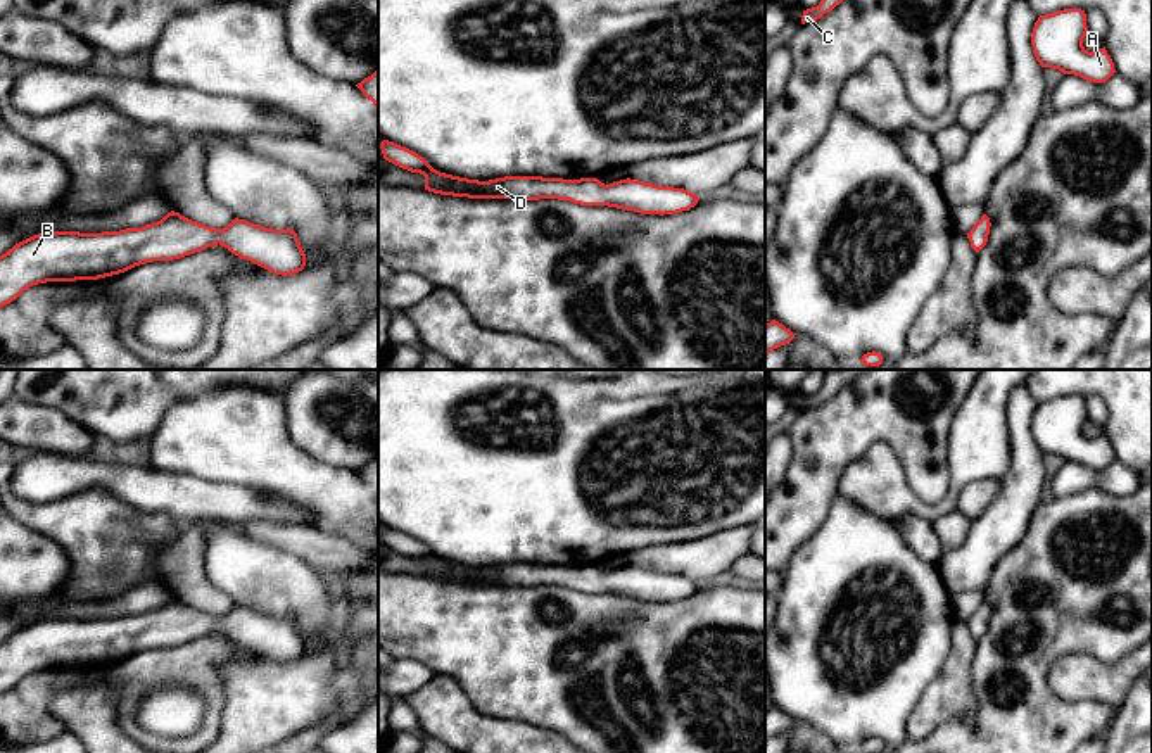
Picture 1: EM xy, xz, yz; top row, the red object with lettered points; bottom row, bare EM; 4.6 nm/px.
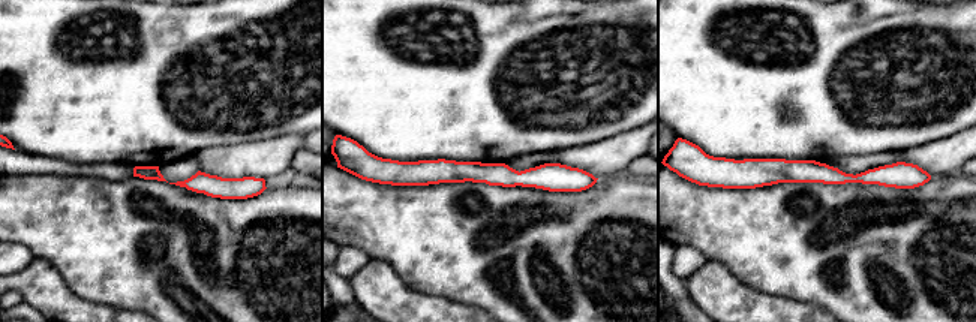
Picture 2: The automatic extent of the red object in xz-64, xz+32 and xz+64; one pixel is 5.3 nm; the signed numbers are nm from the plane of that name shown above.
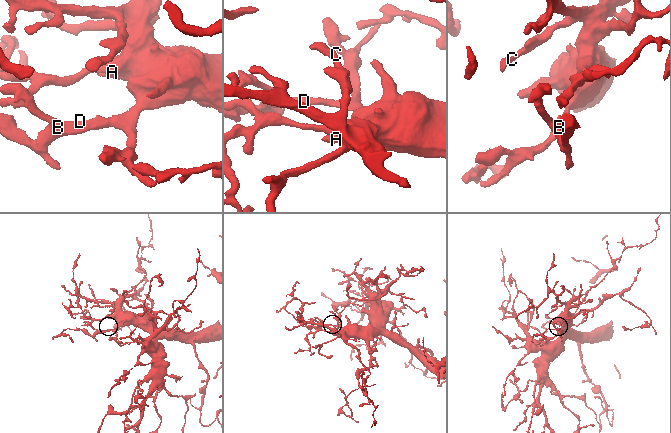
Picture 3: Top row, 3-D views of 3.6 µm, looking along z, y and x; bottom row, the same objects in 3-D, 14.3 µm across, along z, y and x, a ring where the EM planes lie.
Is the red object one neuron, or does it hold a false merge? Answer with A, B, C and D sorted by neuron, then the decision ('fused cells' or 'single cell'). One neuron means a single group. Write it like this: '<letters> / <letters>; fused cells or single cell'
A B C D; single cell

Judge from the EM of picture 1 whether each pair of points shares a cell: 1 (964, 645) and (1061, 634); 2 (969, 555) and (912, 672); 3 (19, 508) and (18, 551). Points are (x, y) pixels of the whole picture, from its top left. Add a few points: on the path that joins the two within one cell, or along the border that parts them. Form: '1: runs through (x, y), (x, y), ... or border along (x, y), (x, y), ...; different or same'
1: border along (978, 639), (971, 683); different
2: border along (935, 565), (950, 596); different
3: border along (18, 522), (56, 543); different

